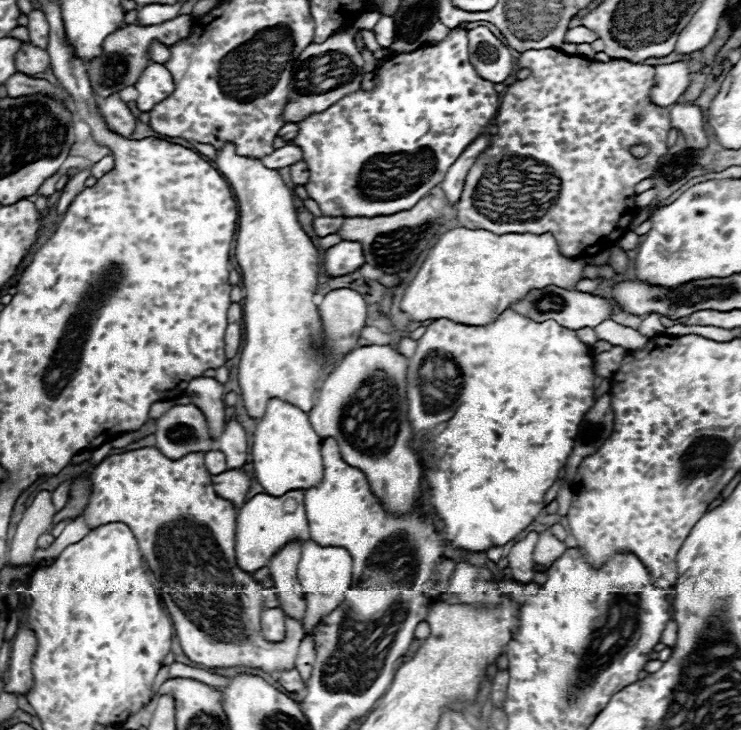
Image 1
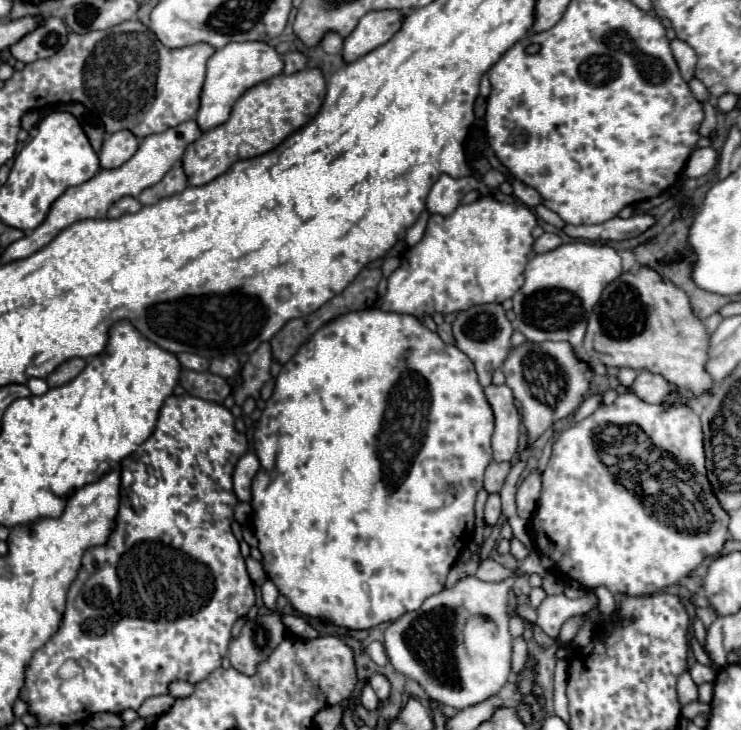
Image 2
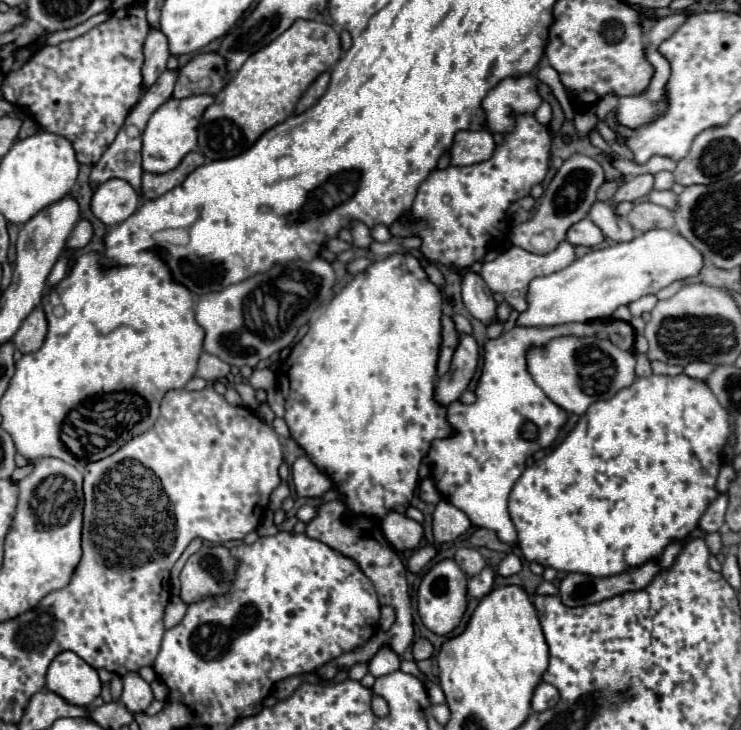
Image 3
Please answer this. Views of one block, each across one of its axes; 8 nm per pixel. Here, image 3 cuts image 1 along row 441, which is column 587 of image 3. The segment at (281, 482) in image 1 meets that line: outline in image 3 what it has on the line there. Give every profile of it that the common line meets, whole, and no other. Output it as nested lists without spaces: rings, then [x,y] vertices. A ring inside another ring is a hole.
[[[650,230],[630,242],[618,242],[608,248],[590,250],[564,270],[534,278],[528,290],[530,308],[520,314],[520,326],[556,326],[568,322],[590,322],[610,318],[612,312],[642,296],[658,294],[676,280],[690,280],[704,268],[702,254],[680,234],[672,230]]]

